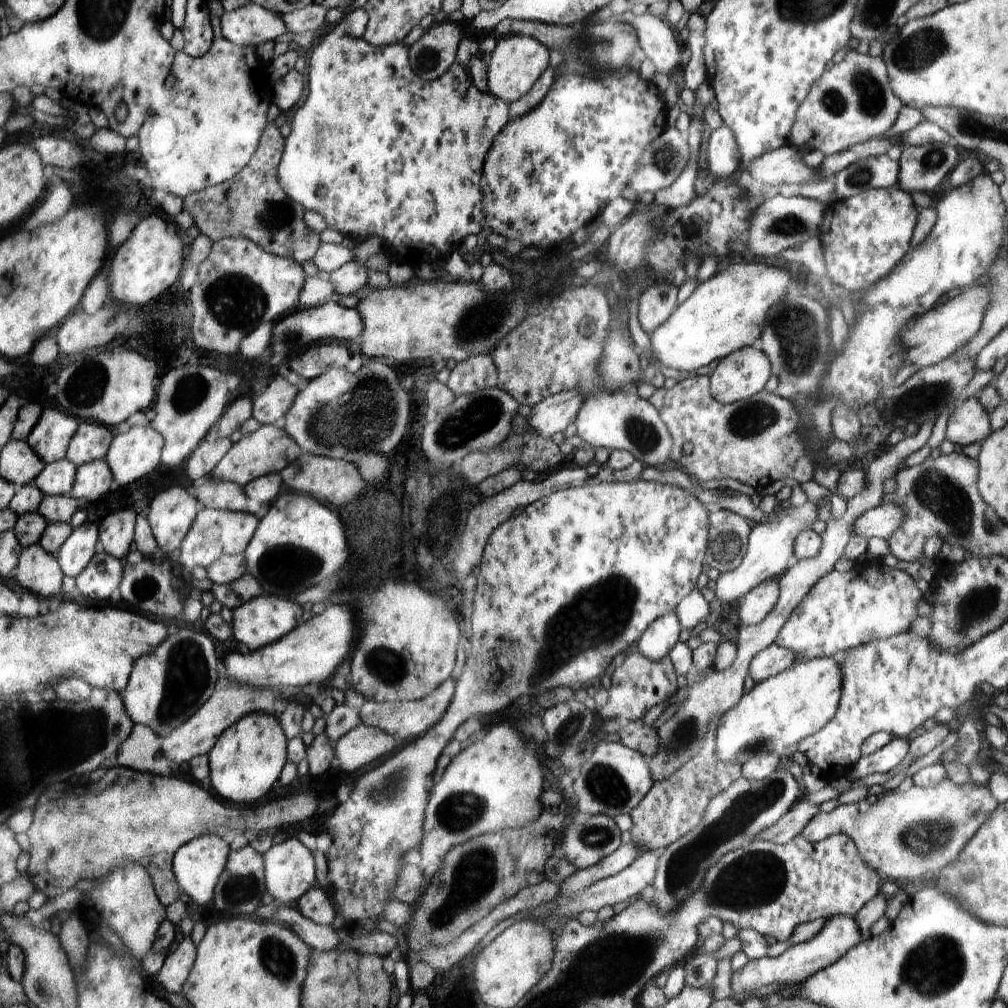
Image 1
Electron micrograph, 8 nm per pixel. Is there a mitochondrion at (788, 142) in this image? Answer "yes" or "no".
no

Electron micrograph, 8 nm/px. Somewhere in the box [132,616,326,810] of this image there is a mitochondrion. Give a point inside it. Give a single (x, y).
(184, 678)

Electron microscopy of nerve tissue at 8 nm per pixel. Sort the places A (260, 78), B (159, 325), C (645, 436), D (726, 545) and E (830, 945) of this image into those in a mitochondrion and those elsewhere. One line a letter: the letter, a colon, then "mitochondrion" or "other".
A: other
B: other
C: mitochondrion
D: mitochondrion
E: other

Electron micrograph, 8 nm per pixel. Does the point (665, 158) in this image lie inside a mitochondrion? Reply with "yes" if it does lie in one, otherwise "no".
yes

